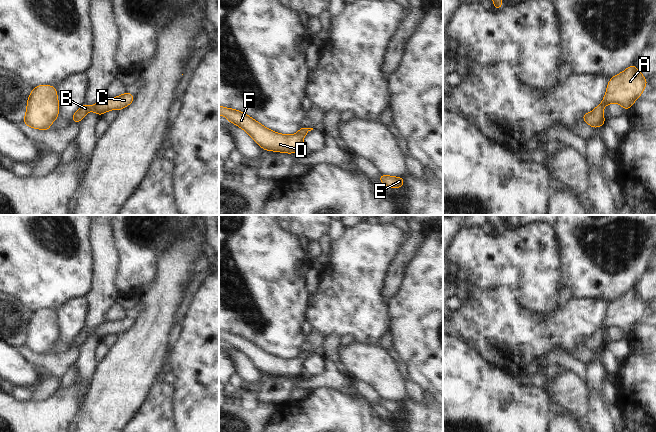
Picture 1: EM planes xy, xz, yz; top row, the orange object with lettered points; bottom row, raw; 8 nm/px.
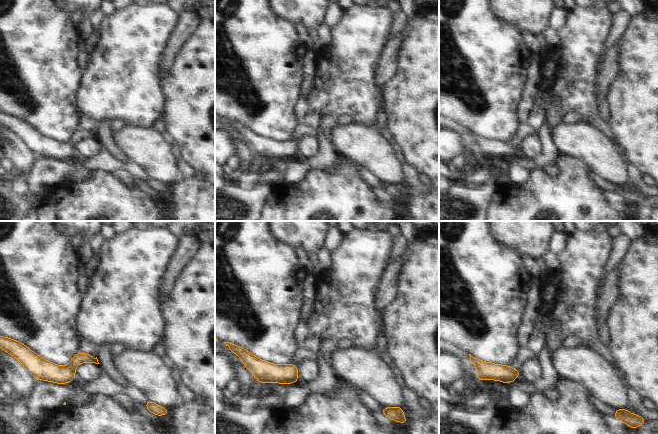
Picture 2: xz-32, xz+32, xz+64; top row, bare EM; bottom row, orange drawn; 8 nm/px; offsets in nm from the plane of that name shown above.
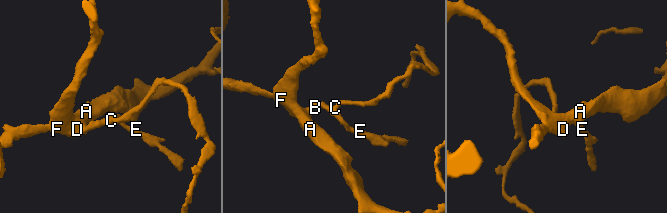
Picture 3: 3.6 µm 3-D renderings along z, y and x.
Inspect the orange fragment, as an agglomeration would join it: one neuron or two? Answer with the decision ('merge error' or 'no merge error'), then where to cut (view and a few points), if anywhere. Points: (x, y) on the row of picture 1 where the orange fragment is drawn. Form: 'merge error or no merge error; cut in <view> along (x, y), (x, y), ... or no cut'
no merge error; no cut

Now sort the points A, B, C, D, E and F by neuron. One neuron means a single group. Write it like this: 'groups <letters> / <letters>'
groups A B C D E F

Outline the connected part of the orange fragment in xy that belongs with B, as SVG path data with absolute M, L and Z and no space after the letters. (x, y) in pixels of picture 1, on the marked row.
M128 92L123 95L114 98L103 98L101 101L96 103L94 106L87 106L85 103L81 108L73 114L71 122L80 122L83 117L92 110L93 112L103 115L106 111L115 109L121 110L133 102L134 96Z

